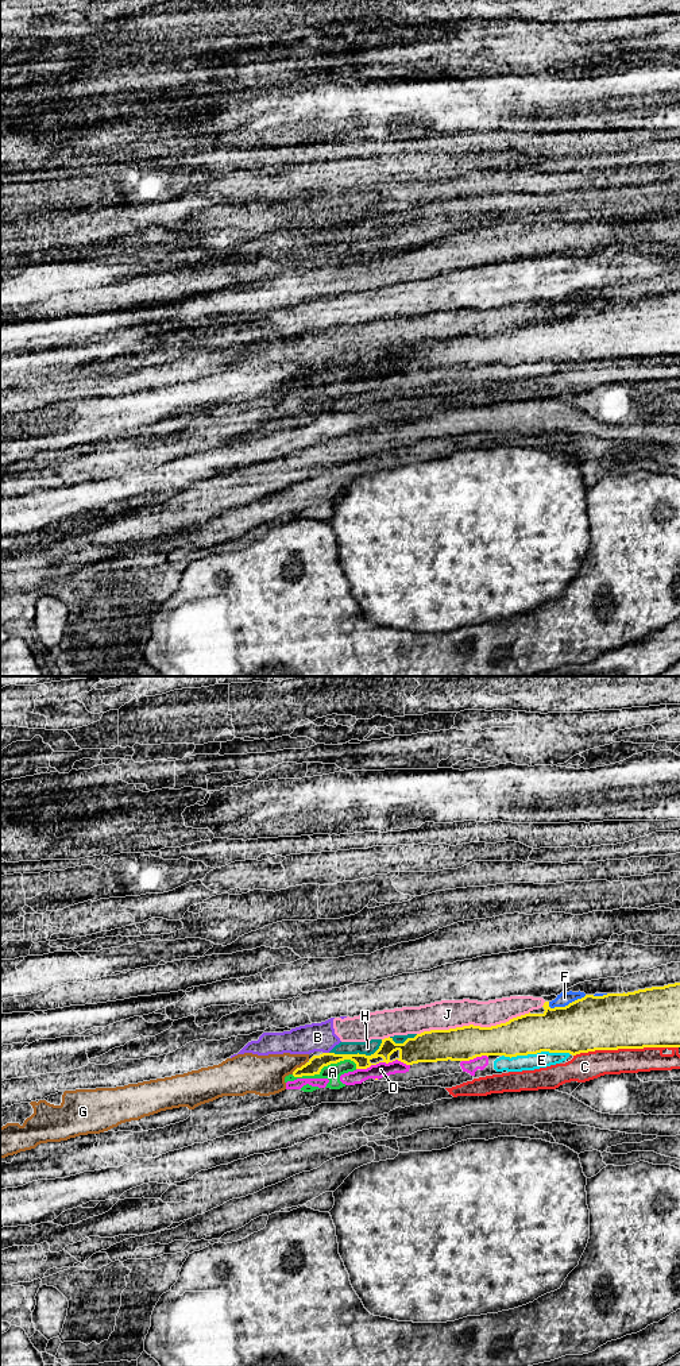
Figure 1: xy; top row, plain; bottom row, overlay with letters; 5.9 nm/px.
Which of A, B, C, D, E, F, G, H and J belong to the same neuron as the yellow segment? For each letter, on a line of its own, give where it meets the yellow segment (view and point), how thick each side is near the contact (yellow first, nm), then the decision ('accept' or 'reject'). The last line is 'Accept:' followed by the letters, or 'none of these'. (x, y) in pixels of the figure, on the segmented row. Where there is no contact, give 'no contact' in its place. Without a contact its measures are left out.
A: xy (324, 1065) | 90/100 nm | accept
B: xy (325, 1053) | 90/180 nm | reject
C: xy (625, 1048) | 360/160 nm | reject
D: xy (382, 1061) | 160/90 nm | reject
E: xy (536, 1053) | 280/100 nm | reject
F: xy (568, 1004) | 320/80 nm | reject
G: xy (301, 1067) | 90/240 nm | reject
H: xy (358, 1053) | 90/90 nm | reject
J: xy (472, 1025) | 200/180 nm | reject
Accept: A

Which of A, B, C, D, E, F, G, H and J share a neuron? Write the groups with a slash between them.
A / B F J / C / D E / G H

